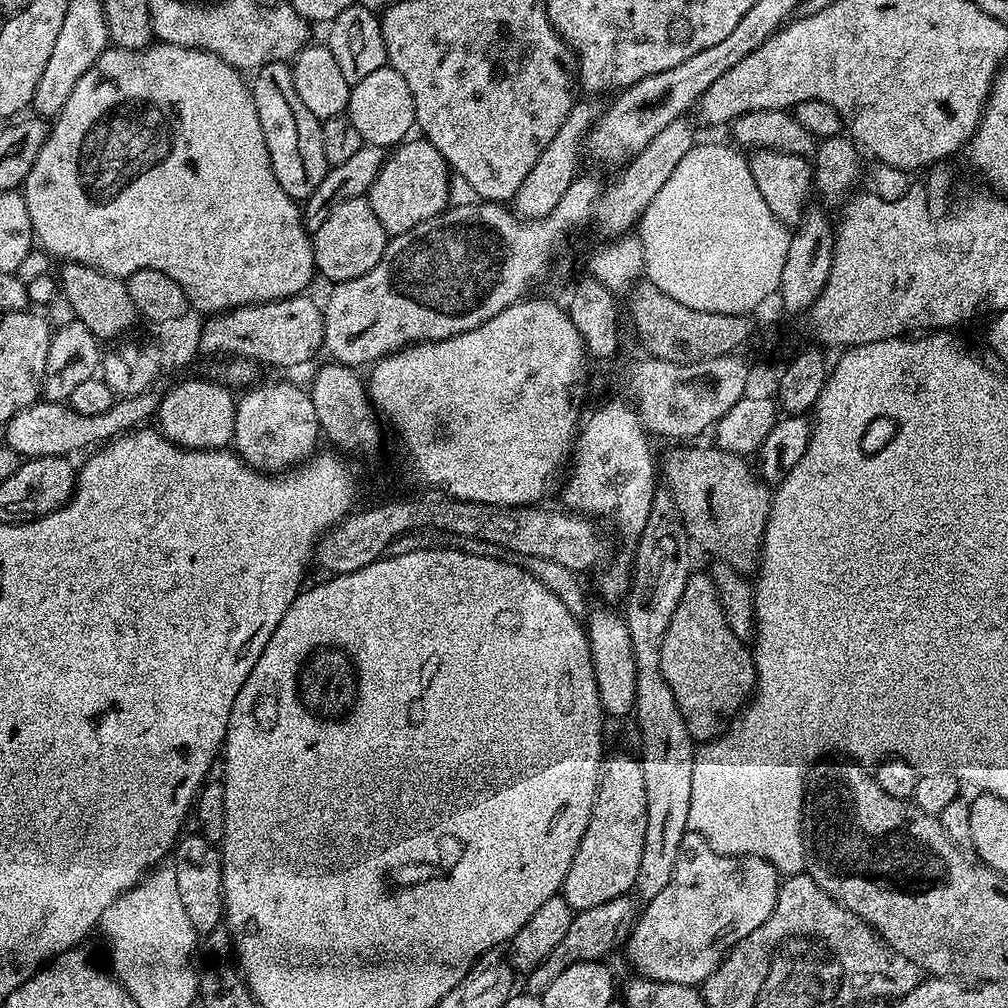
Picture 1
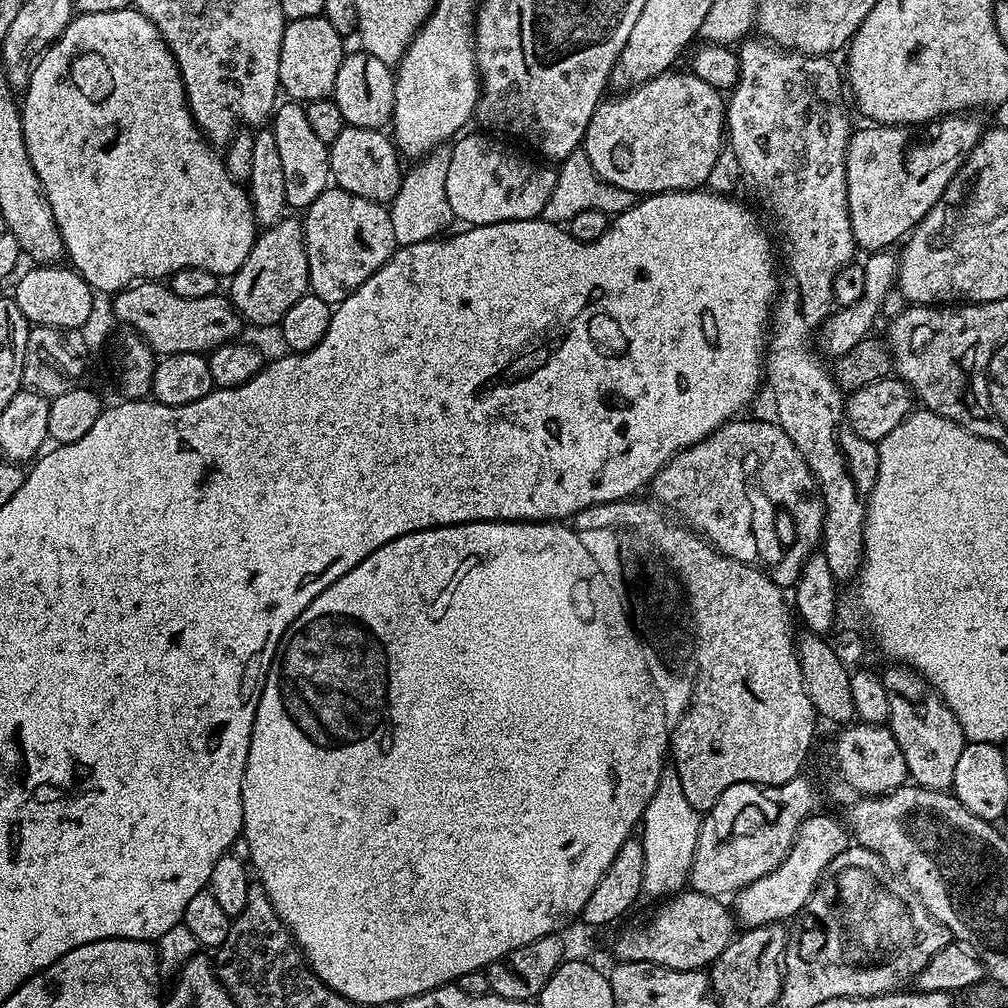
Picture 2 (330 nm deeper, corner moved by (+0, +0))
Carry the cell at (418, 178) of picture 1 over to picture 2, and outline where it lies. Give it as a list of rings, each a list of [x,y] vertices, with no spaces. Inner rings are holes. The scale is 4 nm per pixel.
[[[344,127],[328,149],[328,170],[335,187],[382,205],[399,196],[400,184],[406,179],[402,168],[400,172],[402,157],[393,137],[384,134],[375,128]]]

